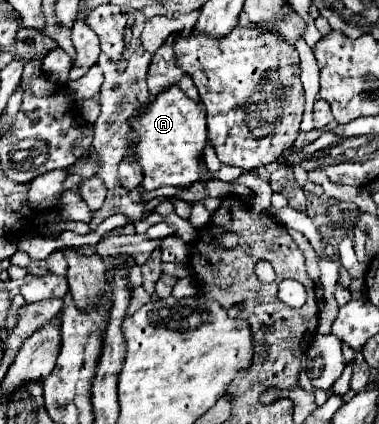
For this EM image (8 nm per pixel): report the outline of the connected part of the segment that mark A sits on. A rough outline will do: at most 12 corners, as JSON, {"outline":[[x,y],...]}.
{"outline":[[178,86],[128,120],[144,190],[200,180],[206,114]]}

